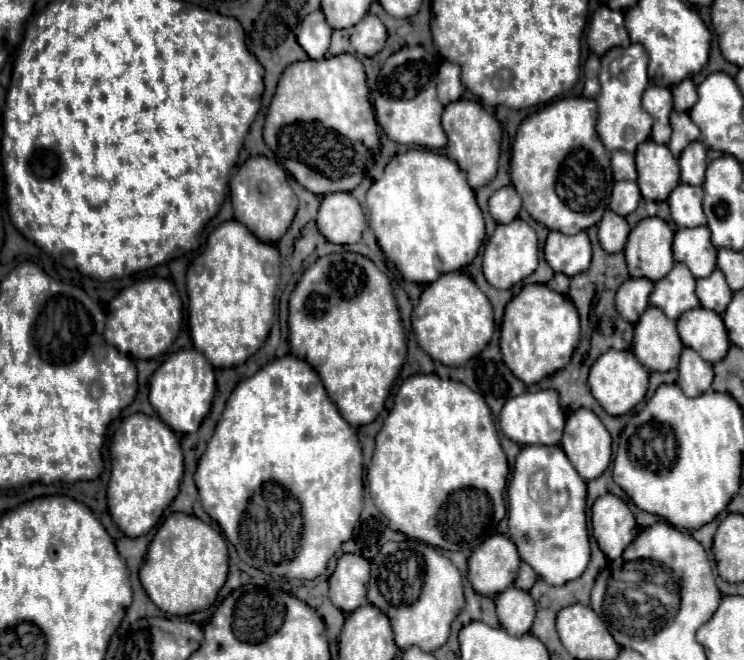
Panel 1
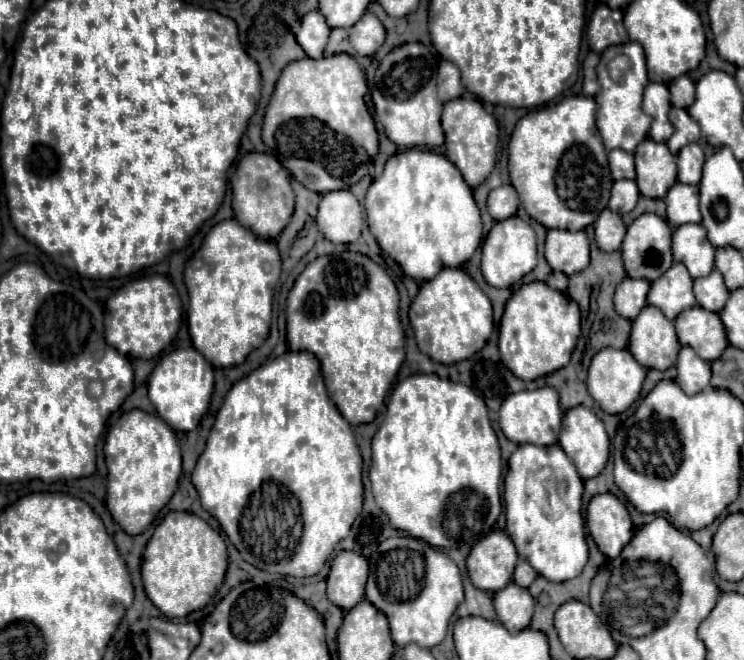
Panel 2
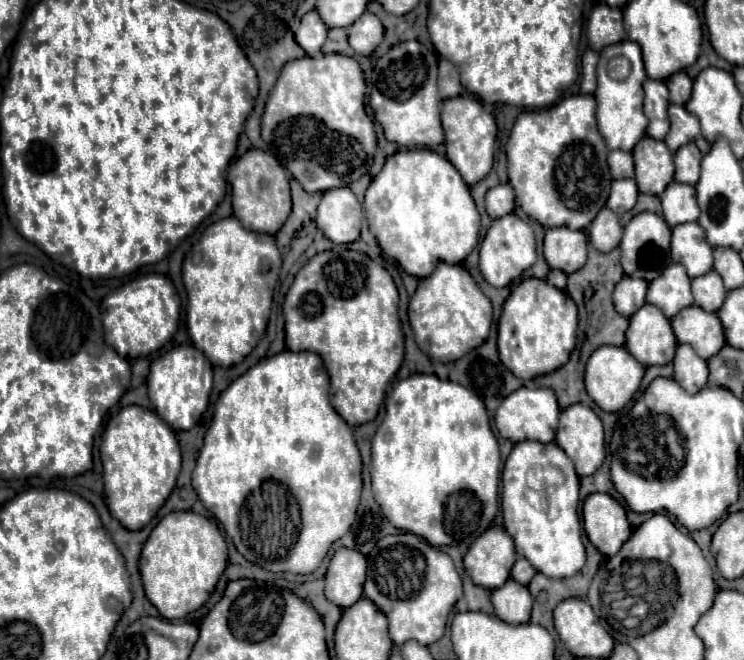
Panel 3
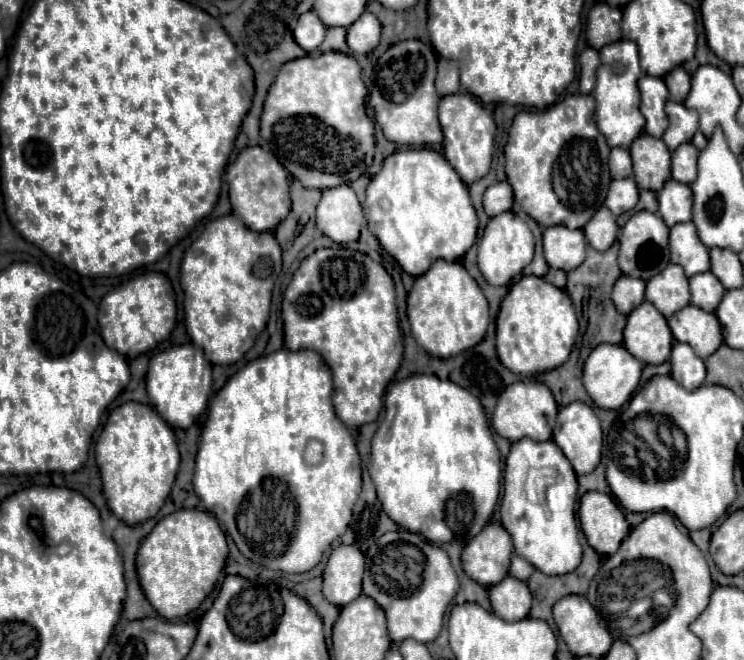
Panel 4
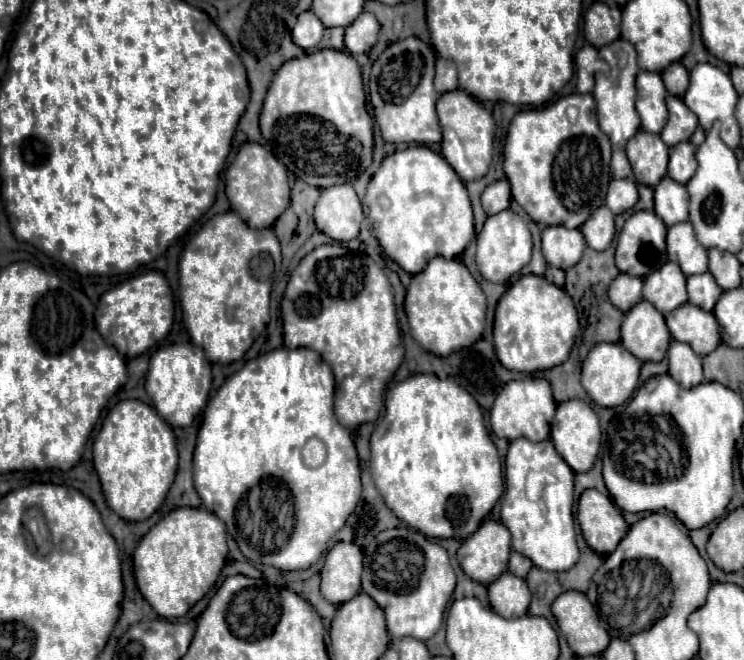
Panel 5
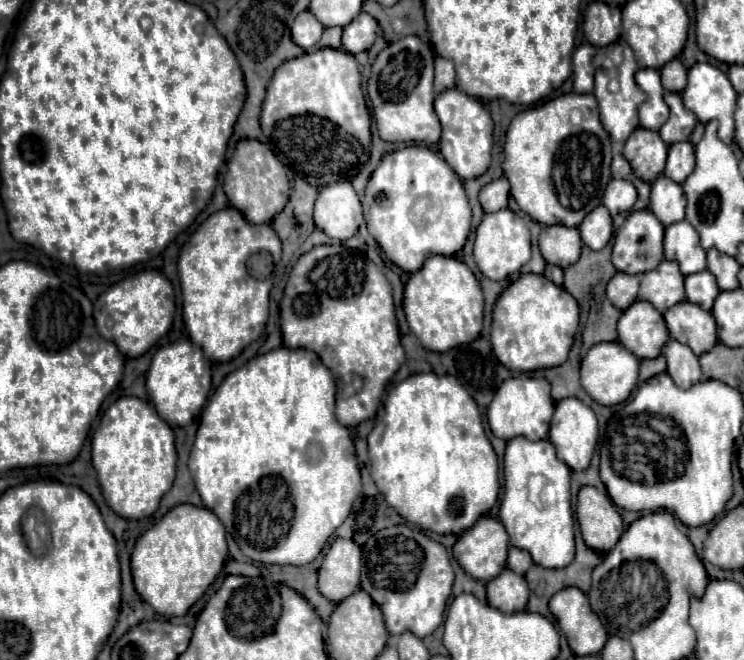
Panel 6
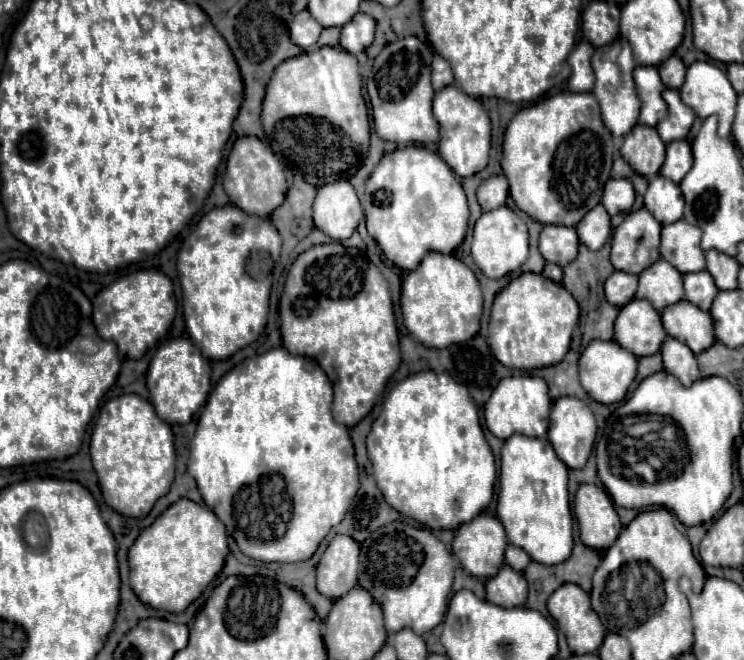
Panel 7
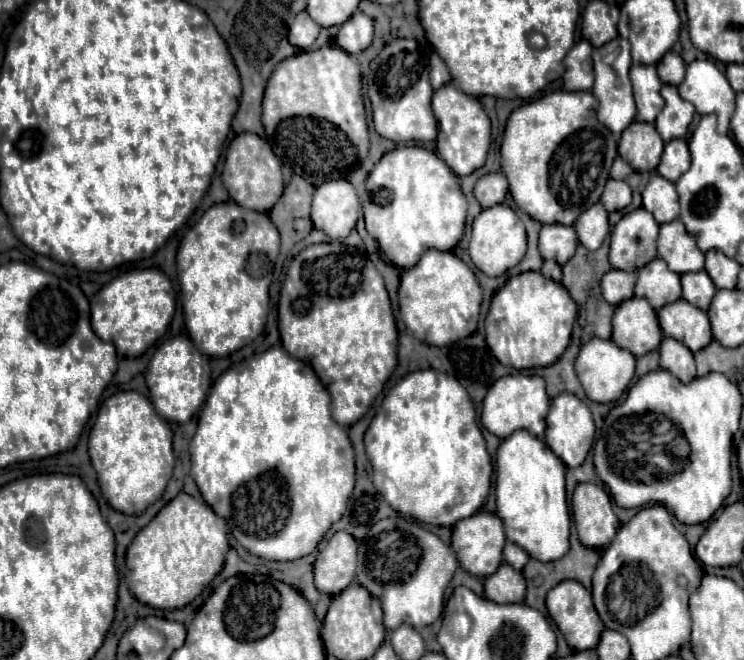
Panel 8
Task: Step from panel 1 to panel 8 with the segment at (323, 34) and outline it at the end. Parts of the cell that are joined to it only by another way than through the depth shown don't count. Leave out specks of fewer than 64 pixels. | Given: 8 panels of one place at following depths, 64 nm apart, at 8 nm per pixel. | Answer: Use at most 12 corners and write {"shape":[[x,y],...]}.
{"shape":[[300,12],[290,26],[288,40],[310,50],[322,26]]}

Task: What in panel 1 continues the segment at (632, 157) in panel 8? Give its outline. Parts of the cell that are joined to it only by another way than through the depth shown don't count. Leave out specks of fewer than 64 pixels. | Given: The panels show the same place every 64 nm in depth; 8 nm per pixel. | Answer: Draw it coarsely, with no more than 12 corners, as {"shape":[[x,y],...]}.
{"shape":[[646,140],[636,152],[638,186],[664,202],[680,184],[666,144]]}

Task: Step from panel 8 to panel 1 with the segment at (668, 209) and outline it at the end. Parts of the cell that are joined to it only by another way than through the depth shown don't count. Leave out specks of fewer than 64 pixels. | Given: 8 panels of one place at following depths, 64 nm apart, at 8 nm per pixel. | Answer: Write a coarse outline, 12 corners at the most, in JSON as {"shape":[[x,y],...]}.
{"shape":[[678,184],[668,198],[680,228],[704,226],[702,186]]}

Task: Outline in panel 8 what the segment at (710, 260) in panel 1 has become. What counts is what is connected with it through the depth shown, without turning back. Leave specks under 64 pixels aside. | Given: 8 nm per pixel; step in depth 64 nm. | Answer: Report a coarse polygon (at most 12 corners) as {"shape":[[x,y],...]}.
{"shape":[[660,226],[658,256],[678,274],[704,270],[696,236]]}

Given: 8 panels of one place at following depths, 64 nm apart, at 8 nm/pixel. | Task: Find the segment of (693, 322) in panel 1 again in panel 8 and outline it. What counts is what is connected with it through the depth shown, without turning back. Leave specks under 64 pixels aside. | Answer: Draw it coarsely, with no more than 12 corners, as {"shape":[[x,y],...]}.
{"shape":[[682,298],[660,308],[664,336],[694,354],[712,342],[708,314]]}

